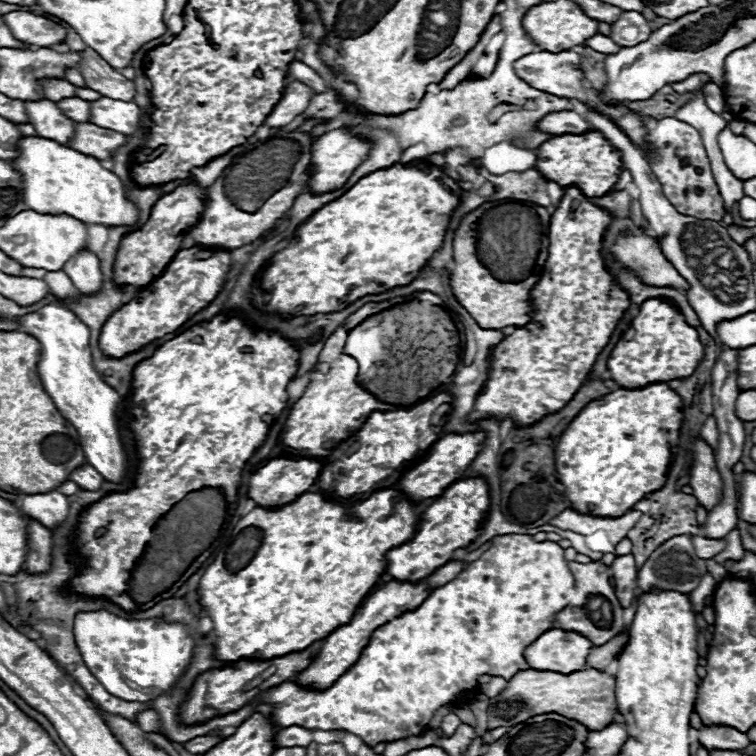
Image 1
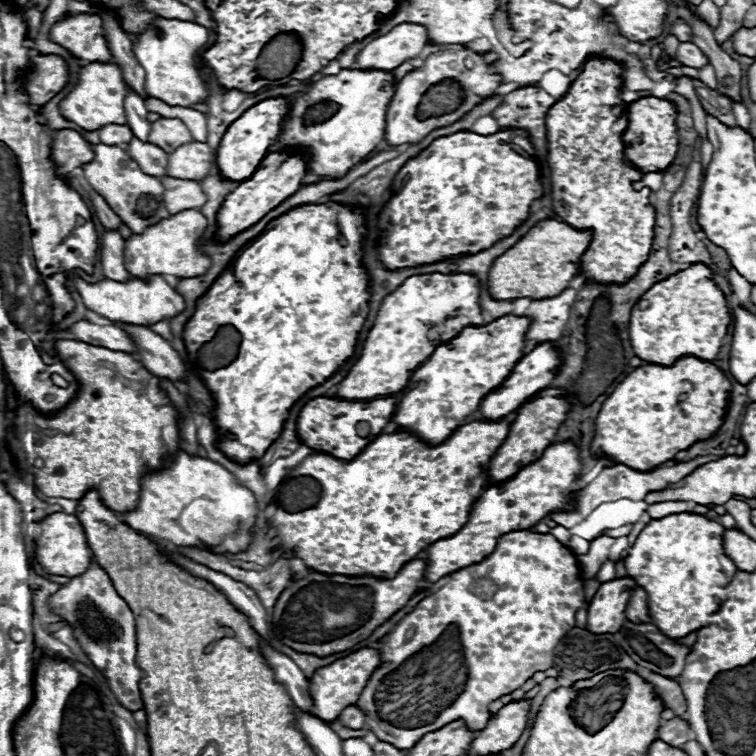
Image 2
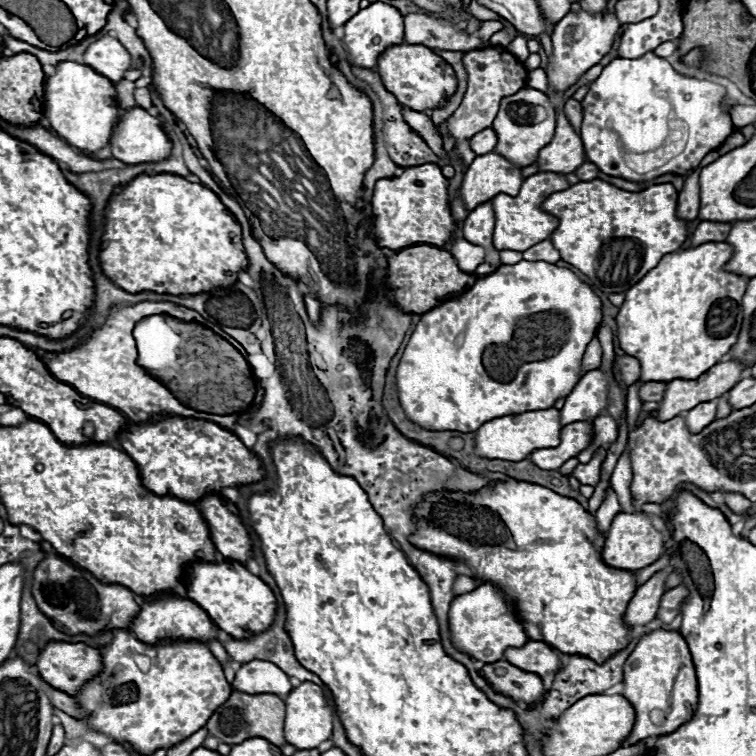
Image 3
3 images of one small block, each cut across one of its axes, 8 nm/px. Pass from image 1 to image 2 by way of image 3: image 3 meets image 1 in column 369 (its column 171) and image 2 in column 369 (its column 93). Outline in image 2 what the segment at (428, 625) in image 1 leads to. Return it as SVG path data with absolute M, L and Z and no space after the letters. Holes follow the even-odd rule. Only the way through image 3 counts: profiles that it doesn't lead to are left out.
M530 530L500 536L490 556L454 572L448 584L420 600L386 636L382 644L382 666L370 676L356 702L366 714L366 728L382 742L390 742L402 750L412 748L426 732L434 732L458 718L466 720L472 730L482 730L492 716L488 710L492 700L514 692L524 680L550 668L558 640L576 626L574 614L580 606L584 606L584 578L576 556L566 546L550 534L536 534ZM410 628L416 628L416 632L406 640ZM410 714L414 714L412 720Z

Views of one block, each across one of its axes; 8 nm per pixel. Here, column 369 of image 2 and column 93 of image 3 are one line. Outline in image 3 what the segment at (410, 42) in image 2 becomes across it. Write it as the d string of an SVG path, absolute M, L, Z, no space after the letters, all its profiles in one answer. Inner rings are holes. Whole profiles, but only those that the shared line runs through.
M108 36L100 38L86 50L84 62L112 82L120 82L130 70L130 54L118 40Z

